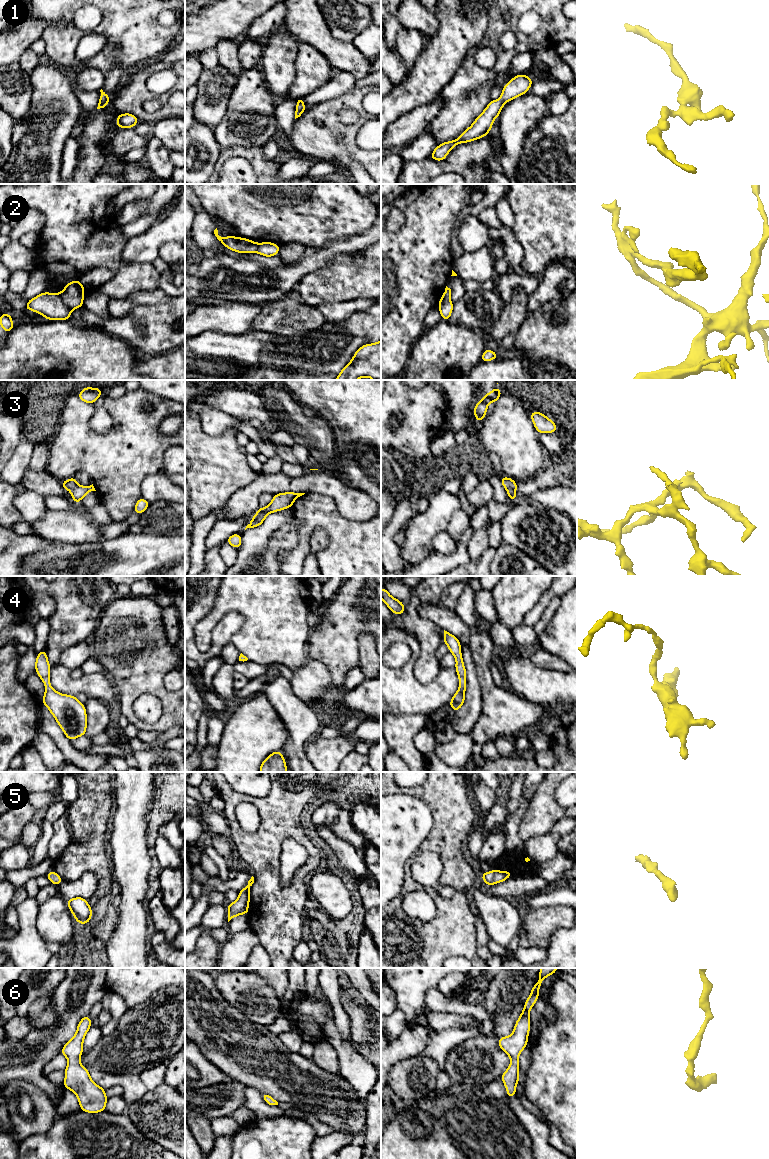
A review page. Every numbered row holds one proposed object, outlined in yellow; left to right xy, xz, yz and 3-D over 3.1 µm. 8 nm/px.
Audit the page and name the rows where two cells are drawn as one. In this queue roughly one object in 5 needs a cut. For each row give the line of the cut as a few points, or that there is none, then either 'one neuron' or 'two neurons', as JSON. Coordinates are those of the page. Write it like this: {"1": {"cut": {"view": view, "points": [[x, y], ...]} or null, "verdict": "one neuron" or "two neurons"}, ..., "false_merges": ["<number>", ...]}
{"1": {"cut": null, "verdict": "one neuron"}, "2": {"cut": {"view": "xy", "points": [[59, 293], [62, 300], [72, 309]]}, "verdict": "two neurons"}, "3": {"cut": {"view": "xy", "points": [[78, 485], [69, 489]]}, "verdict": "two neurons"}, "4": {"cut": null, "verdict": "one neuron"}, "5": {"cut": null, "verdict": "one neuron"}, "6": {"cut": null, "verdict": "one neuron"}, "false_merges": ["2", "3"]}

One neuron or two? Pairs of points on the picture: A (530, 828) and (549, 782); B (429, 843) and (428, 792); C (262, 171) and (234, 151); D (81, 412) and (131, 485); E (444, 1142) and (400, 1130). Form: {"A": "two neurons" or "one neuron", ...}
{"A": "one neuron", "B": "one neuron", "C": "one neuron", "D": "one neuron", "E": "one neuron"}

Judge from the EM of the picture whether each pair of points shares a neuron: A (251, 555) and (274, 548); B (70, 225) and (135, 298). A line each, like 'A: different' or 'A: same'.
A: different
B: different

